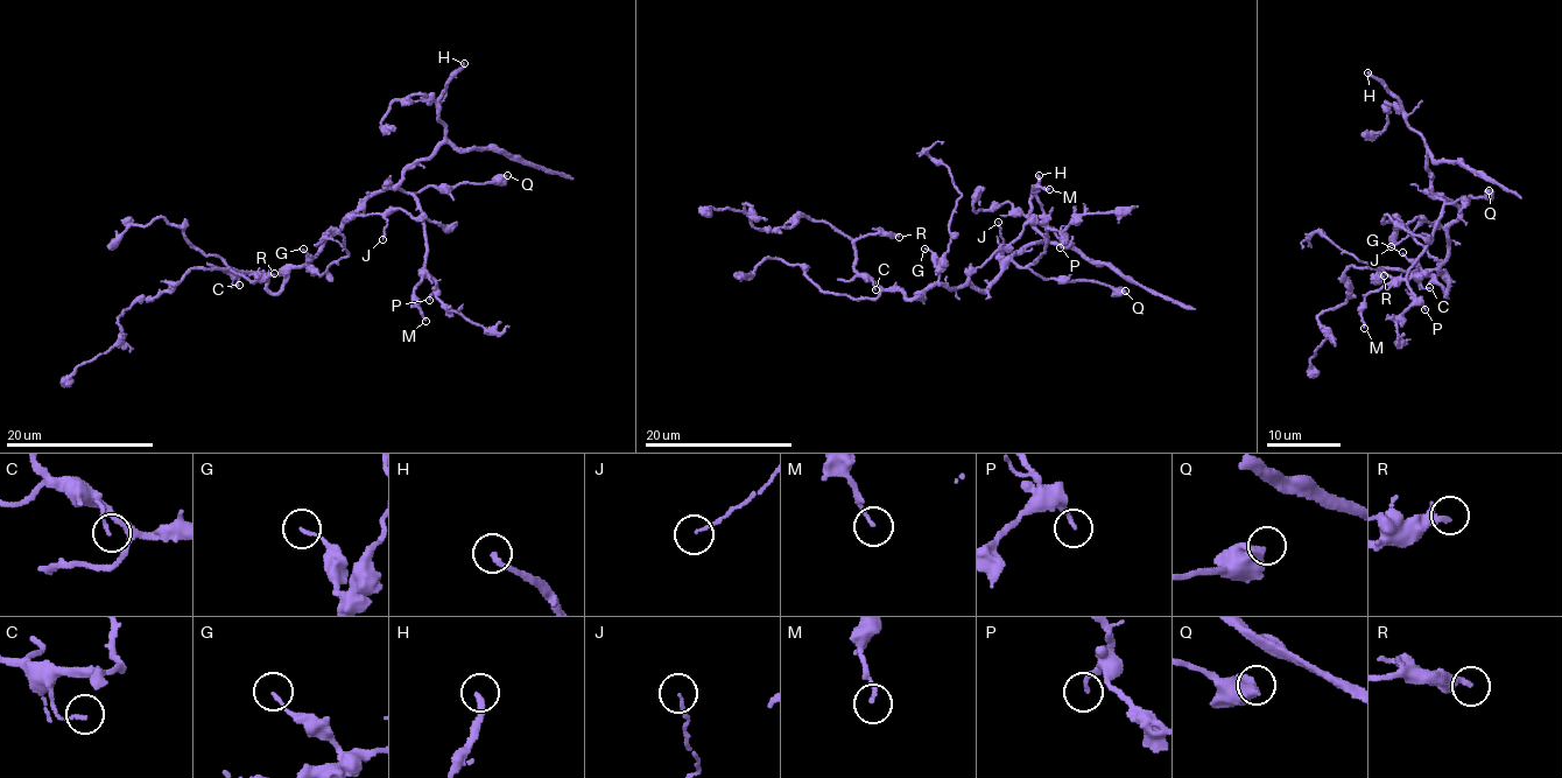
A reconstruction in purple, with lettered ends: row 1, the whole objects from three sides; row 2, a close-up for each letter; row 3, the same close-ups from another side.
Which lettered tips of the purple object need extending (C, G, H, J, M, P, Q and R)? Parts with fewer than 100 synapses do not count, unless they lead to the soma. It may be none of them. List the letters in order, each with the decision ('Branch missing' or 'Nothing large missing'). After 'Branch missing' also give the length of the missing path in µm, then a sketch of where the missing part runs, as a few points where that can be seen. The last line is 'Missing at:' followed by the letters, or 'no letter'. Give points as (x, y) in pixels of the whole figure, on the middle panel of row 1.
C: Nothing large missing
G: Nothing large missing
H: Branch missing. Missing length about 80 µm. Course of what is missing: (1039, 175), (1043, 114), (1017, 74), (1054, 51), (1043, 34), (952, 37), (977, 103), (961, 159)
J: Nothing large missing
M: Nothing large missing
P: Nothing large missing
Q: Nothing large missing
R: Nothing large missing
Missing at: H

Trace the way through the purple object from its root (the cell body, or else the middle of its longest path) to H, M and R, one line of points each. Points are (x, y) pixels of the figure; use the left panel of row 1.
H: (289, 271), (307, 264), (377, 191), (391, 188), (433, 153), (443, 139), (437, 117), (441, 91), (464, 63)
M: (289, 271), (307, 264), (370, 196), (401, 188), (414, 197), (423, 223), (427, 270), (414, 300), (426, 321)
R: (289, 271), (282, 287), (272, 293), (253, 273), (225, 271), (252, 281), (274, 273)

